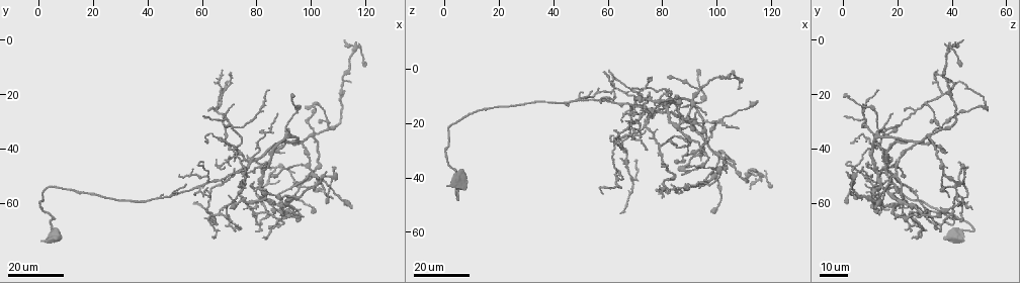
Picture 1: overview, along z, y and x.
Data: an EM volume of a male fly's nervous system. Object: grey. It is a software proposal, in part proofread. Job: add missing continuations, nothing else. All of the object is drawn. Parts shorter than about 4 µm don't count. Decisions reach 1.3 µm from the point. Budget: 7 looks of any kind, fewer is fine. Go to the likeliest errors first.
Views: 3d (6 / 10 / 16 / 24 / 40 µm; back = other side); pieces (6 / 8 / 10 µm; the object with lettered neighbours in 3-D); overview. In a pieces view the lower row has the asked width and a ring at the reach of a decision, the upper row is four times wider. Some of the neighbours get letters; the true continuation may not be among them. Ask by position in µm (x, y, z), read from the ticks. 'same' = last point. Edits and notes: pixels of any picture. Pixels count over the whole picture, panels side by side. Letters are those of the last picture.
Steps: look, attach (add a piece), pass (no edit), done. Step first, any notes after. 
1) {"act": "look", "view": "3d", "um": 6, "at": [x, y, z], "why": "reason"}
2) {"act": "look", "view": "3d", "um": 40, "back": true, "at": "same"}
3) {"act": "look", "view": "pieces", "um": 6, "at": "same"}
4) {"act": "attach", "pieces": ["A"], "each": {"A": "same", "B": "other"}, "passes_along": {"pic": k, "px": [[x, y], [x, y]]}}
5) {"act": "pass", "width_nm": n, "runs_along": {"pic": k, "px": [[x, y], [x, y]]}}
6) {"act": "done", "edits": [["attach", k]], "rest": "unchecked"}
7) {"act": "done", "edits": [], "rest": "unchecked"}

{"act": "look", "view": "3d", "um": 24, "at": [63, 26, 23], "why": "an open end"}

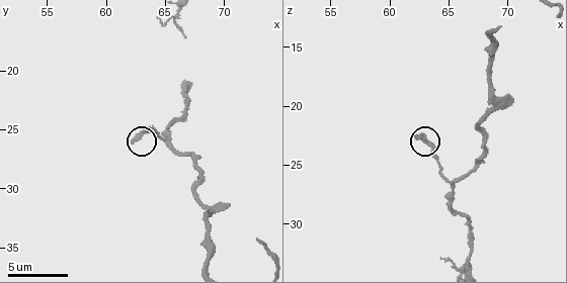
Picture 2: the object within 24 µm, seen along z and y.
{"act": "look", "view": "pieces", "um": 6, "at": [62.2, 26.0, 22.6]}

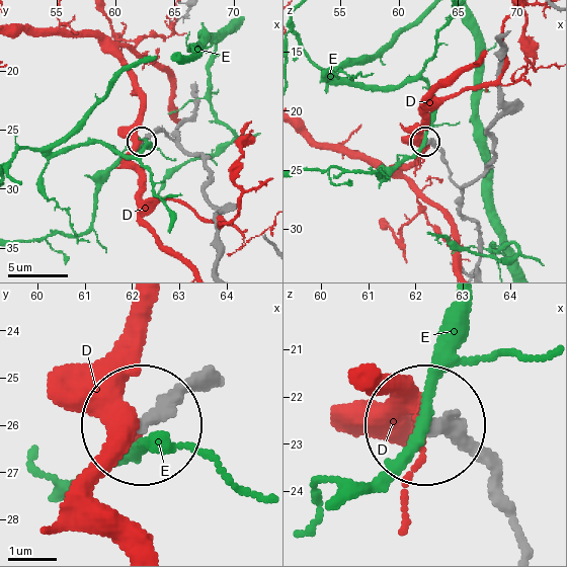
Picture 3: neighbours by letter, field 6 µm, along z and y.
{"act": "pass", "width_nm": 260, "each": {"D": "other", "E": "other"}, "found": "none of them fits"}

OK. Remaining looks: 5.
{"act": "look", "view": "3d", "um": 16, "at": [114, 15, 39], "why": "branch stops here"}

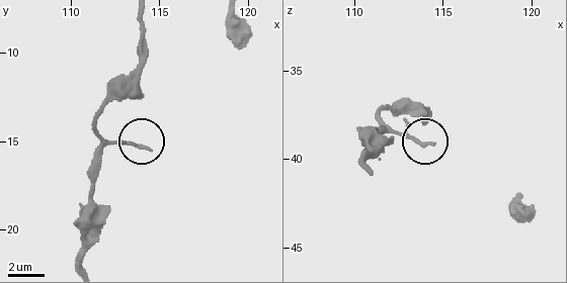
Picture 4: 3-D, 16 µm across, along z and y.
{"act": "look", "view": "pieces", "um": 6, "at": [114.5, 15.3, 39.0], "why": "see the neighbours"}

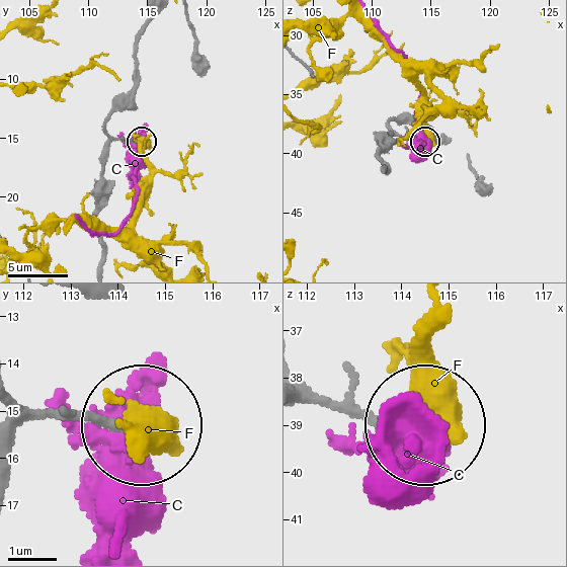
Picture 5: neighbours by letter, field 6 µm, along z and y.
{"act": "pass", "each": {"C": "other", "F": "other"}, "found": "no lettered piece goes on from it"}

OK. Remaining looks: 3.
{"act": "look", "view": "3d", "um": 16, "at": [75, 52, 4], "why": "tapers out"}

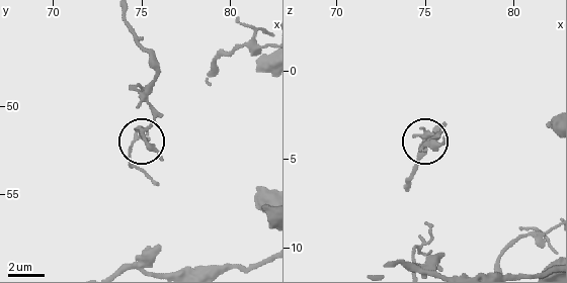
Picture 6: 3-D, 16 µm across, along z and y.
{"act": "look", "view": "pieces", "um": 6, "at": [76.1, 53.0, 3.9], "why": "what lies round it"}

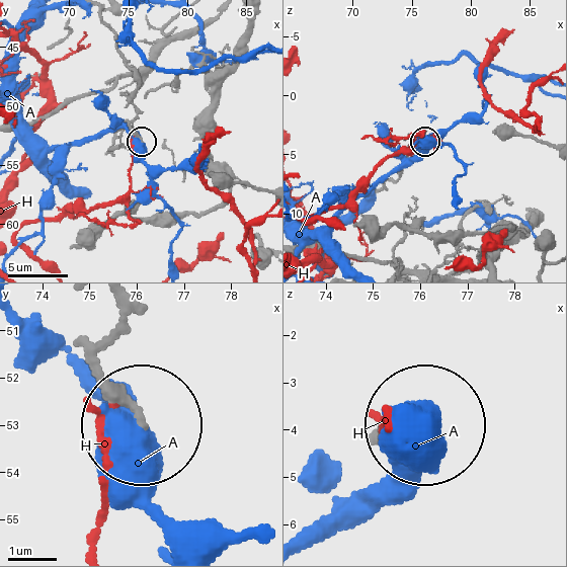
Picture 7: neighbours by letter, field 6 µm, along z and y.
{"act": "pass", "width_nm": 190, "each": {"A": "other", "H": "other"}, "runs_along": {"pic": 7, "px": [[115, 304], [119, 328], [100, 376], [140, 420]]}, "found": "no lettered piece goes on from it"}

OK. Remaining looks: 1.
{"act": "done", "edits": [], "rest": "unchecked"}

